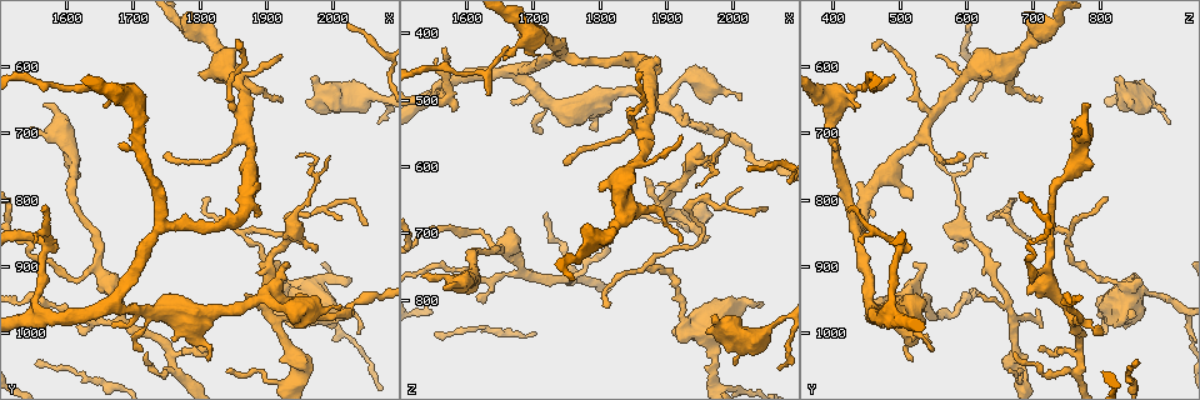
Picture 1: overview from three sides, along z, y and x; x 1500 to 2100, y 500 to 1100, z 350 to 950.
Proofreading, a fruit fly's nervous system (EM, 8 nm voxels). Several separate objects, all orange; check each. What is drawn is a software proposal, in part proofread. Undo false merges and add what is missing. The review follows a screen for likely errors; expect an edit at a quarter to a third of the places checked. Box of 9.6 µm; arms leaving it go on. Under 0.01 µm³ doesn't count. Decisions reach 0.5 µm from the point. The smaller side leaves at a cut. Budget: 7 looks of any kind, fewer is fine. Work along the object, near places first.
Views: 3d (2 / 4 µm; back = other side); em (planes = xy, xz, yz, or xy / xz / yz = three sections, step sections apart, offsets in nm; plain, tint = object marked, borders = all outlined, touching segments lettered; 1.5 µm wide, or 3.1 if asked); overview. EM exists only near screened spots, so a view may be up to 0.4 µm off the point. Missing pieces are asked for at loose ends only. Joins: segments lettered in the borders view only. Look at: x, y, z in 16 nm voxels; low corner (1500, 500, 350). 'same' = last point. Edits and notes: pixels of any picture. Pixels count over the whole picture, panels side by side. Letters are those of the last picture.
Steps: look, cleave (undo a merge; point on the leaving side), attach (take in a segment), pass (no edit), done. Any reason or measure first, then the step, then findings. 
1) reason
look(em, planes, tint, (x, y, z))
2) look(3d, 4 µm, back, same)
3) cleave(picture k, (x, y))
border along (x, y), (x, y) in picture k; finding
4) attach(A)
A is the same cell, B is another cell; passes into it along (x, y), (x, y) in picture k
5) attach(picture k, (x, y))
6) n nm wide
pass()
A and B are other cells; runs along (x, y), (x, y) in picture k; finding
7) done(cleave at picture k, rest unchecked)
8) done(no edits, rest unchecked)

an open end
look(3d, 4 µm, (2035, 1000, 810))

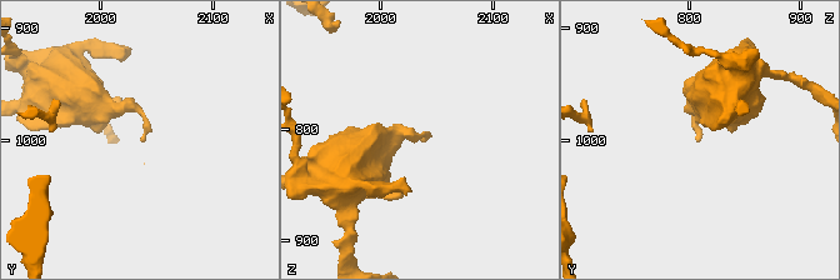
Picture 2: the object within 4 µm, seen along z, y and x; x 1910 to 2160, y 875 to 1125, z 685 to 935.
look(em, xy, step 4, borders, (2038, 1000, 810))

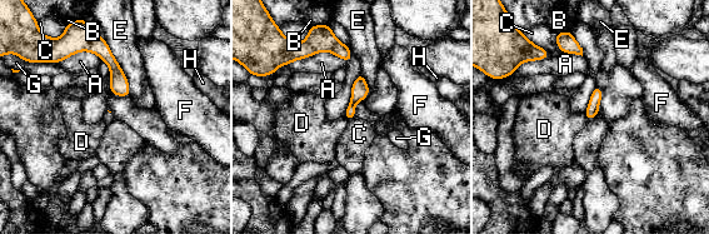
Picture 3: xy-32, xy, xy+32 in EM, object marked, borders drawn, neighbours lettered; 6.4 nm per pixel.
A touches over 400 nm
pass()
A, B, C, D, E, F, G and H are other cells; border along (555, 36), (555, 44), (563, 51) in picture 3; no lettered segment goes on from it

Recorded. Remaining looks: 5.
tapers out
look(3d, 2 µm, (1980, 870, 585))

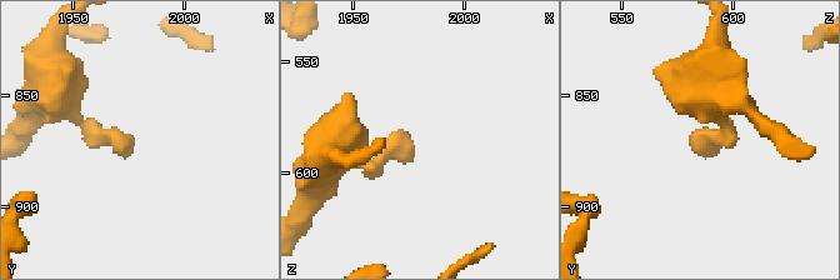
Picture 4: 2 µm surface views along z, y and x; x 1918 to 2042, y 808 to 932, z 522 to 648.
now the EM
look(em, xz, step 4, borders, (1978, 870, 589))

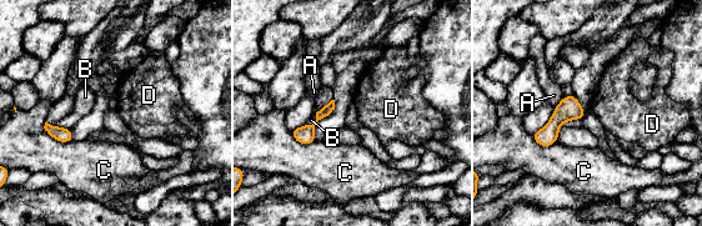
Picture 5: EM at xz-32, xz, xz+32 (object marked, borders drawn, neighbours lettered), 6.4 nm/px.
cut it another way
look(em, xy, step 4, borders, same)

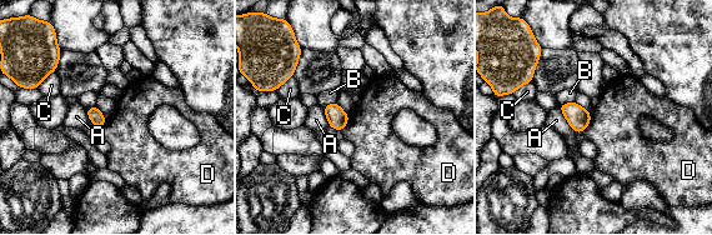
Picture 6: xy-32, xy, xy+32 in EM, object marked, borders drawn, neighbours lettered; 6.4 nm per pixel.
pass()
A, B, C and D are other cells; border along (591, 111), (588, 125), (582, 133) in picture 6; none of them fits

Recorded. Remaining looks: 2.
done(no edits, rest unchecked)

